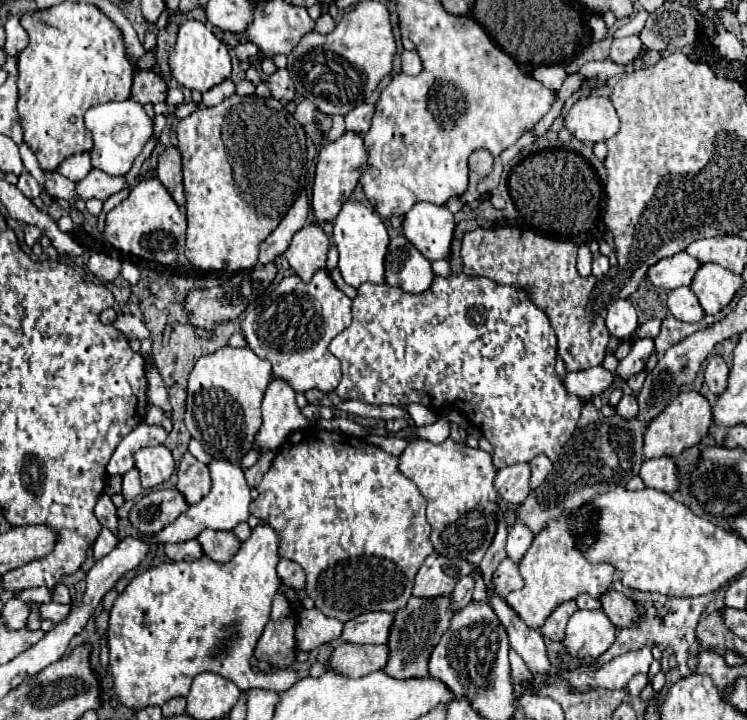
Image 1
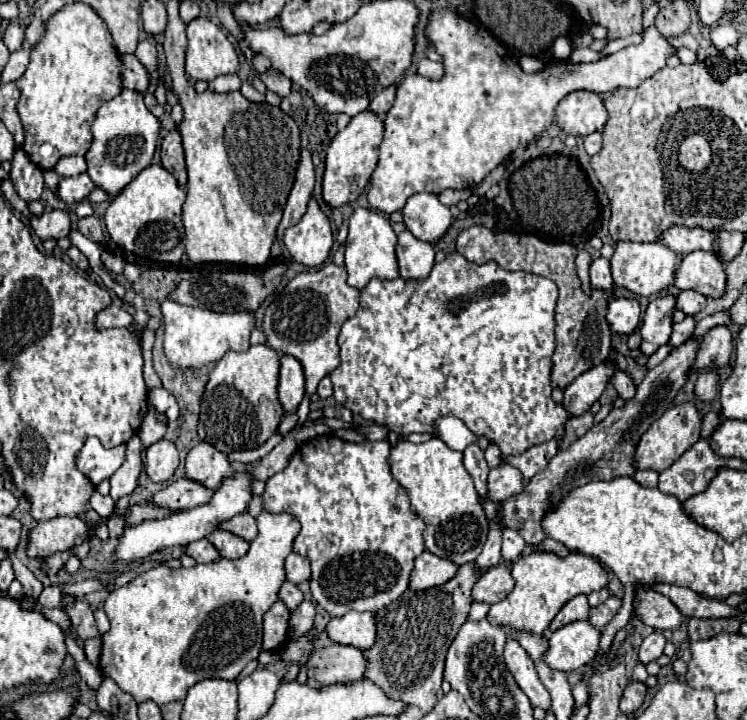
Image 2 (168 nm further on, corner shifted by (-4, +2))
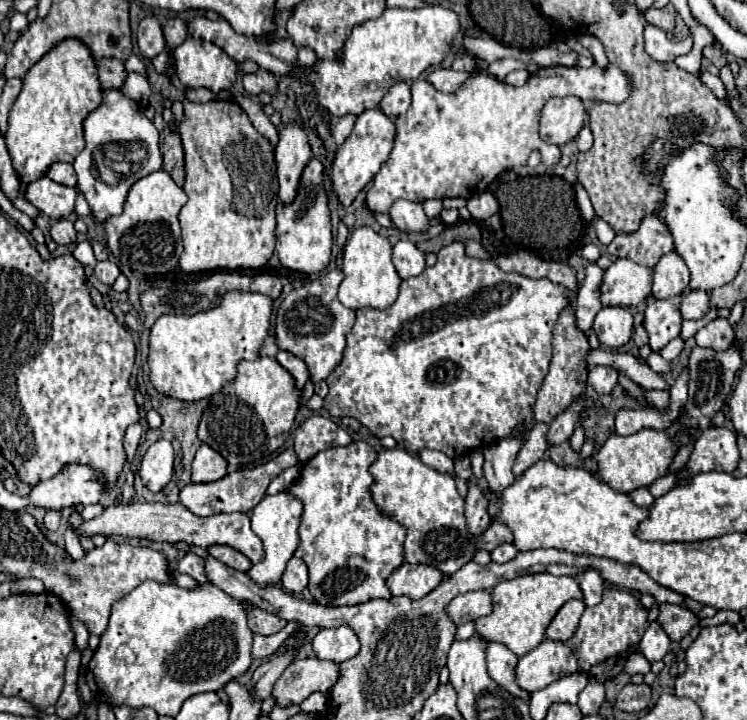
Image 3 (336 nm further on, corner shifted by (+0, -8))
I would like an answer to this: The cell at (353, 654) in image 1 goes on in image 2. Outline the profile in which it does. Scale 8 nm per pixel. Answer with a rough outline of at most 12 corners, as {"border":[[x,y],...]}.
{"border":[[342,644],[314,650],[308,678],[322,686],[358,680],[362,650]]}

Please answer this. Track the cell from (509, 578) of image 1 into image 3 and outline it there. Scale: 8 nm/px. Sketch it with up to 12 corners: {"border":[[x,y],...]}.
{"border":[[474,590],[456,596],[448,614],[456,624],[492,612],[492,594]]}

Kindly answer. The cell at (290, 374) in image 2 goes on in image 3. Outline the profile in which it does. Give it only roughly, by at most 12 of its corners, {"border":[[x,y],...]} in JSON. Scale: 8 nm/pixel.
{"border":[[284,352],[276,354],[280,366],[292,374],[296,388],[308,382],[310,376],[304,360]]}

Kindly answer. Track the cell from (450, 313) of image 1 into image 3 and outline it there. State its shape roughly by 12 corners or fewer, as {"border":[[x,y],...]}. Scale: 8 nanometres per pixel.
{"border":[[462,242],[360,308],[324,408],[458,458],[536,426],[562,286]]}

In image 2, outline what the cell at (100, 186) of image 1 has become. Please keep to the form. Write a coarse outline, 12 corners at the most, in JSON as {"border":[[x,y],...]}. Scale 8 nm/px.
{"border":[[88,174],[60,178],[54,194],[66,204],[86,200],[94,184]]}

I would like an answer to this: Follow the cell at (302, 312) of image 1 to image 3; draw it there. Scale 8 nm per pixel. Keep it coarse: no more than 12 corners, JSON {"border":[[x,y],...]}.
{"border":[[332,270],[282,300],[280,350],[306,362],[312,384],[340,364],[356,312]]}

